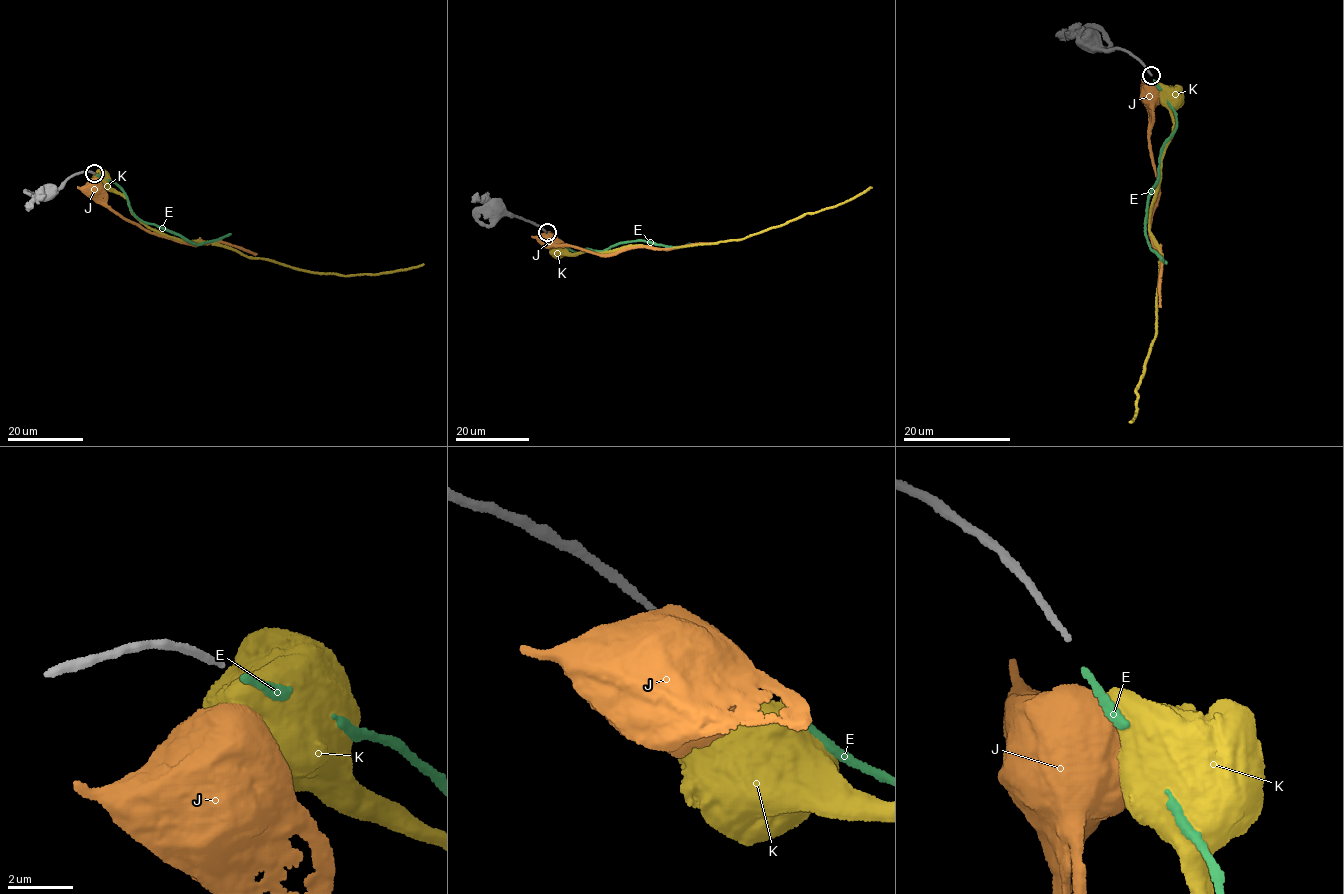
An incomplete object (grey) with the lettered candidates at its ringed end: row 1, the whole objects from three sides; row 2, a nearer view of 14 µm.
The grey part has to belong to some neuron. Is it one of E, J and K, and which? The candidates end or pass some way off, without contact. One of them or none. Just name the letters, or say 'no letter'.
E

